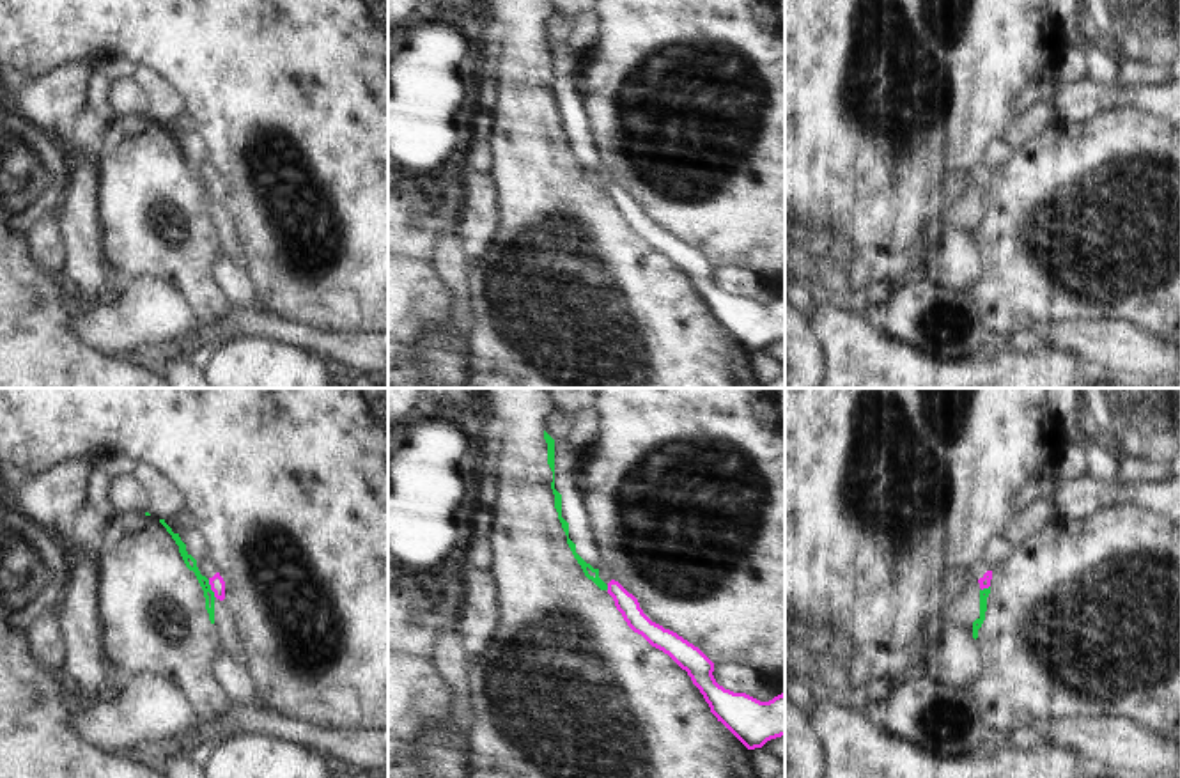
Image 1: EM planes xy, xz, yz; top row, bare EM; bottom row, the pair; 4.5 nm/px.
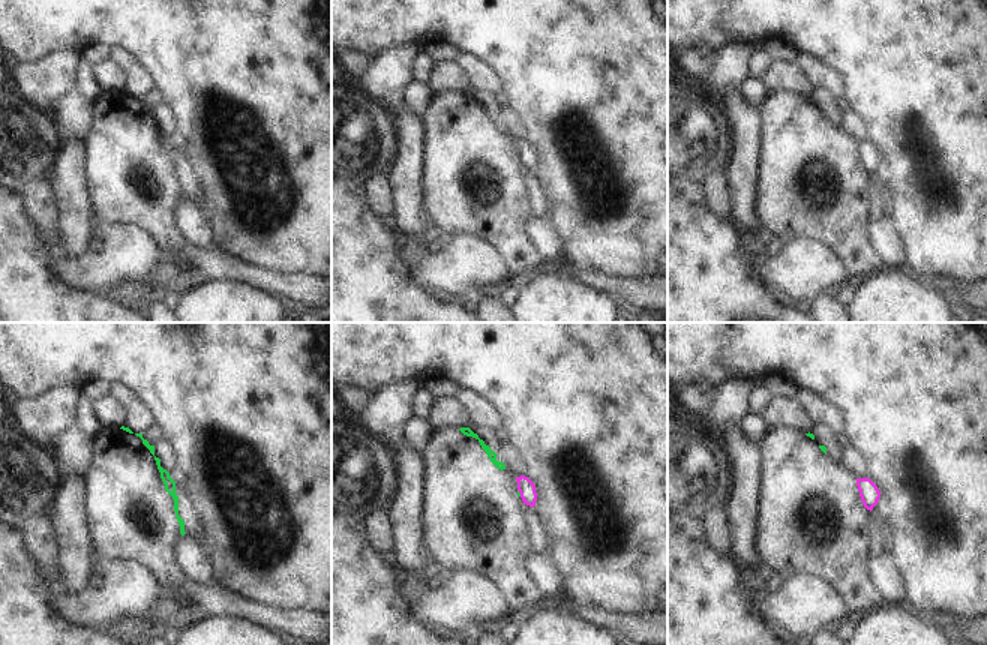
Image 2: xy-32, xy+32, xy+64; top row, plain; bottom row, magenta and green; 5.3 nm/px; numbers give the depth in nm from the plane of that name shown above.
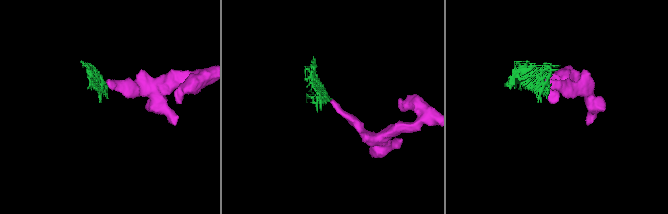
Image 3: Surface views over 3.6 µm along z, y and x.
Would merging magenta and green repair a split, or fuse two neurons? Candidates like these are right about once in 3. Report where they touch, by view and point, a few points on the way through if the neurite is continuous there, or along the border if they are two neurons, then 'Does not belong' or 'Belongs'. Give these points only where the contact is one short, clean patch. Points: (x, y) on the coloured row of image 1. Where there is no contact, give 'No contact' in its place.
Touches magenta at xy (211, 589). Boundary: xy (208, 580), (217, 598). Does not belong.

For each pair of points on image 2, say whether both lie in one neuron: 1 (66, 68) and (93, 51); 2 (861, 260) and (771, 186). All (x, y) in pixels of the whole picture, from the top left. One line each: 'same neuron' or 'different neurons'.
1: different neurons
2: same neuron

